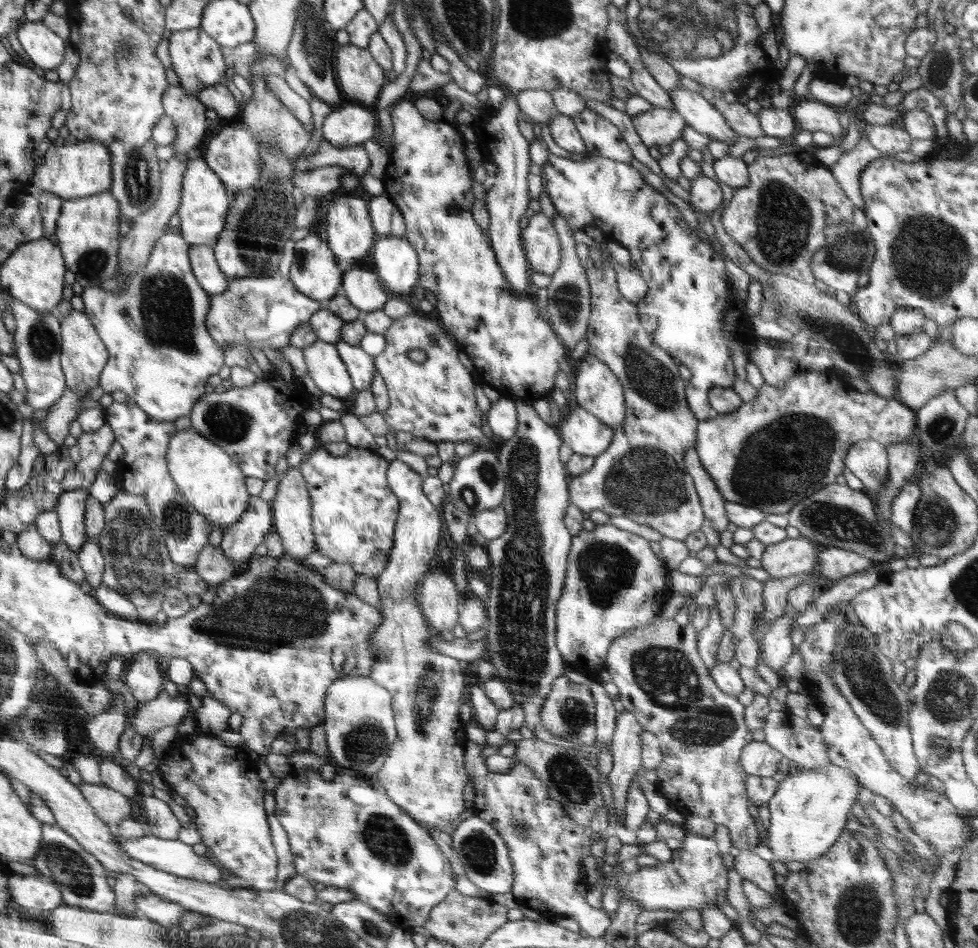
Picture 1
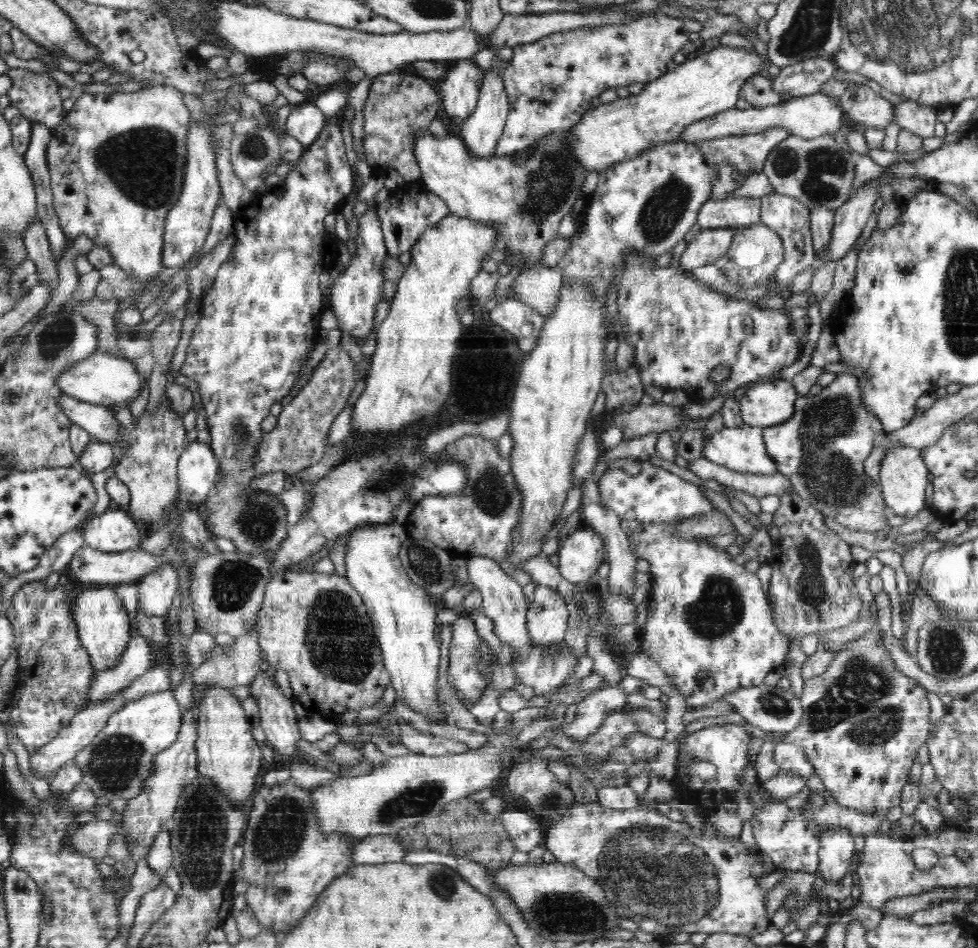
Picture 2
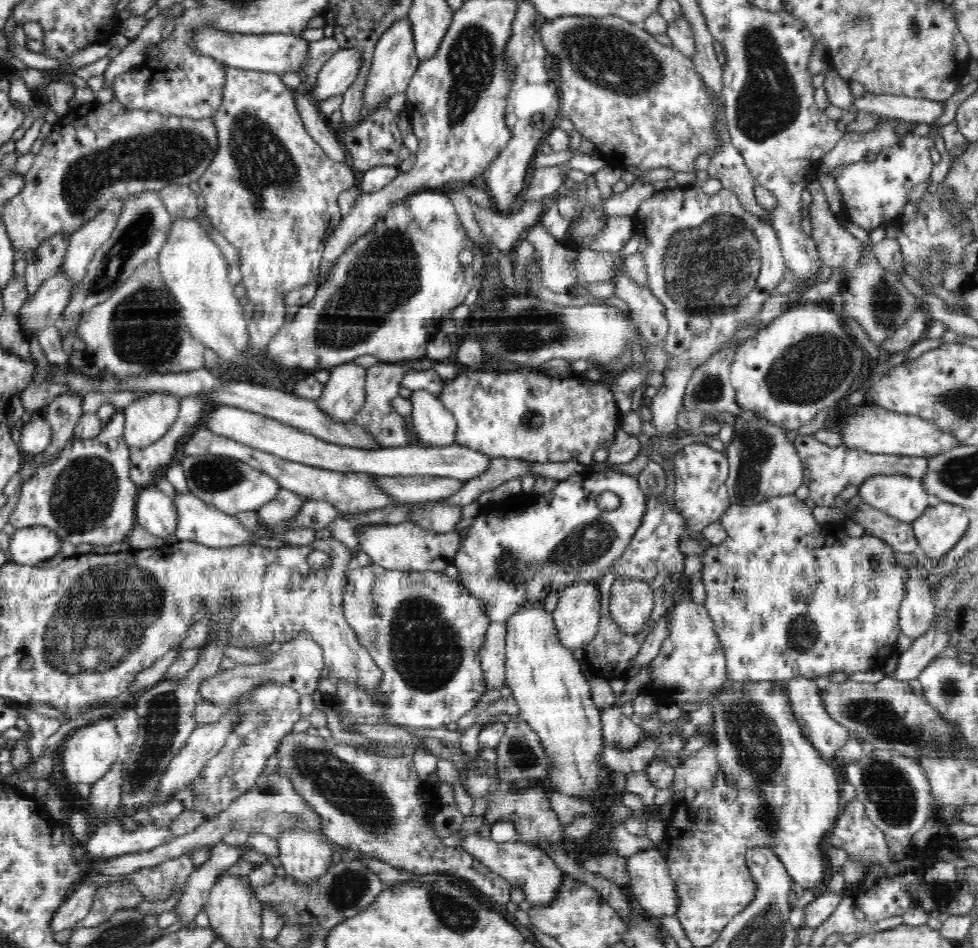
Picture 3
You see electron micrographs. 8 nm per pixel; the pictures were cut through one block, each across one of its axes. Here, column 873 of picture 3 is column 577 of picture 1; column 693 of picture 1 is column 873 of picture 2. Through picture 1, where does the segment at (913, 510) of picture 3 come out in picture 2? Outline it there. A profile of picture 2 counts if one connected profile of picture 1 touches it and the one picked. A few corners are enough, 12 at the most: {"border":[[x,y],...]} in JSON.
{"border":[[858,377],[763,428],[778,473],[850,530],[889,528]]}

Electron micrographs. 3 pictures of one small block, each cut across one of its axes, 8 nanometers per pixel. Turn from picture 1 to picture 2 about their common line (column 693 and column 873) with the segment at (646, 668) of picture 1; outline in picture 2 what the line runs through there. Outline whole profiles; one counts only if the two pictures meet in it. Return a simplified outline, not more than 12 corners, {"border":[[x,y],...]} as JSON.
{"border":[[879,624],[808,678],[803,750],[838,805],[901,804],[927,691]]}

